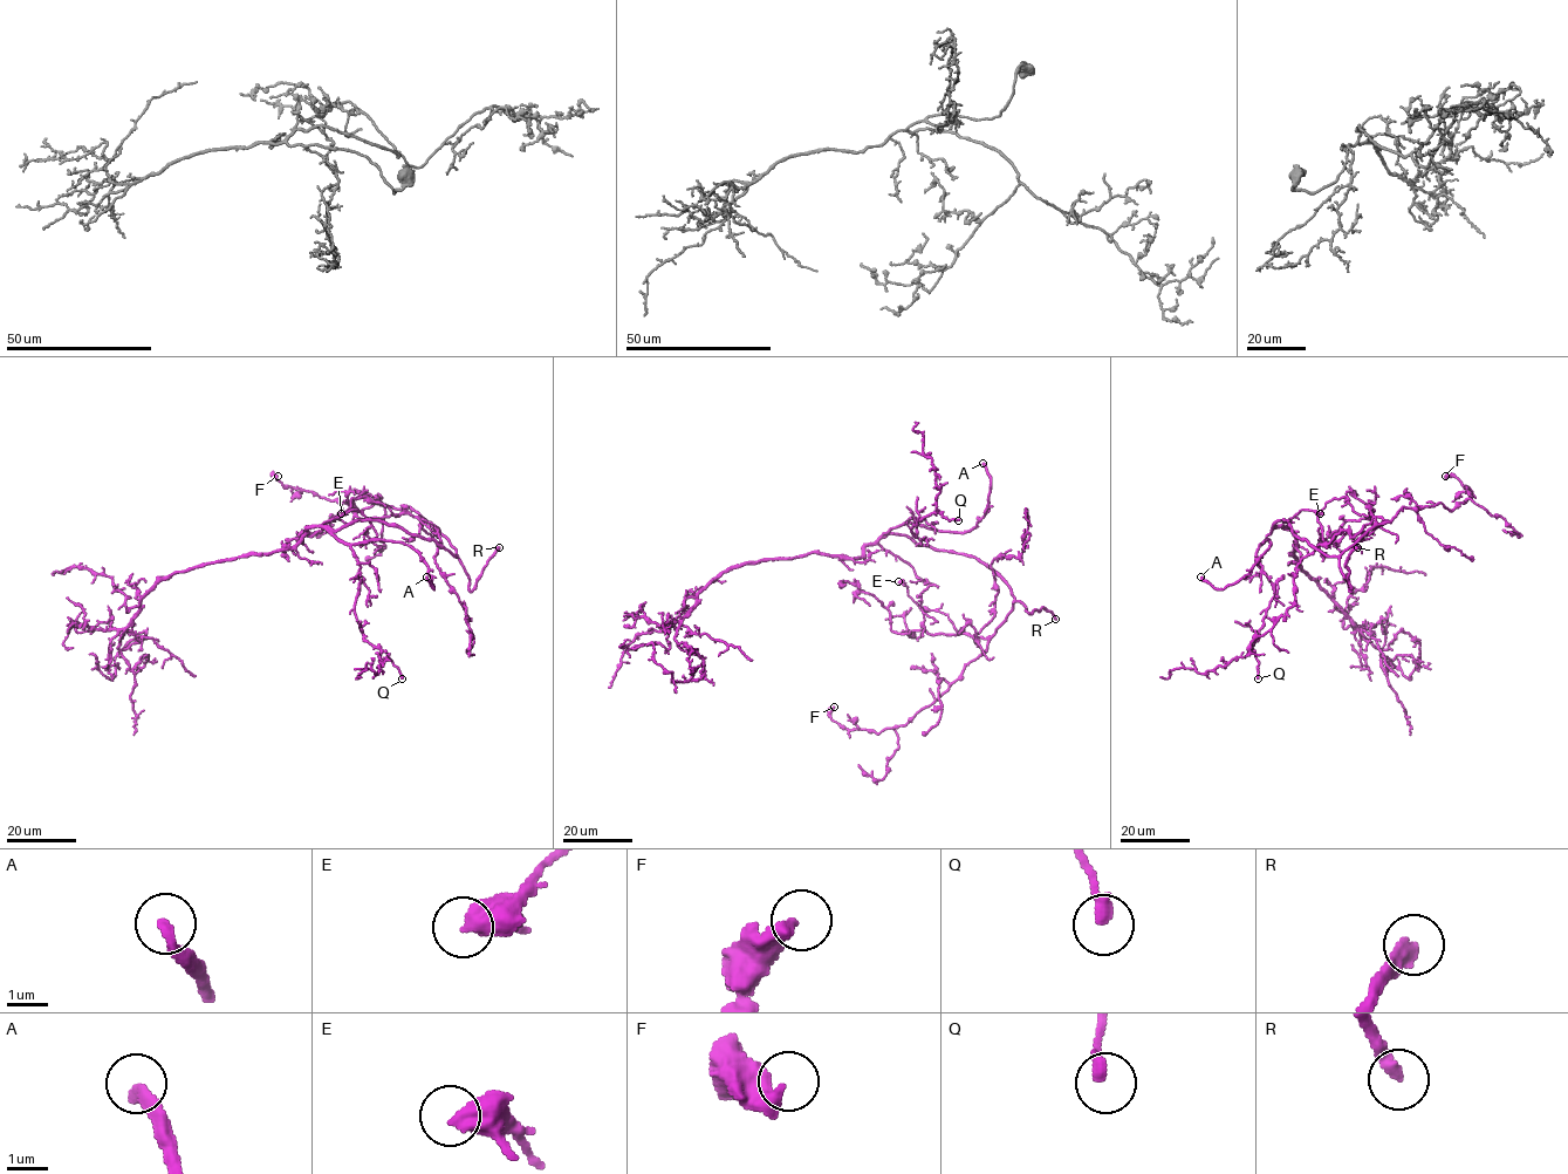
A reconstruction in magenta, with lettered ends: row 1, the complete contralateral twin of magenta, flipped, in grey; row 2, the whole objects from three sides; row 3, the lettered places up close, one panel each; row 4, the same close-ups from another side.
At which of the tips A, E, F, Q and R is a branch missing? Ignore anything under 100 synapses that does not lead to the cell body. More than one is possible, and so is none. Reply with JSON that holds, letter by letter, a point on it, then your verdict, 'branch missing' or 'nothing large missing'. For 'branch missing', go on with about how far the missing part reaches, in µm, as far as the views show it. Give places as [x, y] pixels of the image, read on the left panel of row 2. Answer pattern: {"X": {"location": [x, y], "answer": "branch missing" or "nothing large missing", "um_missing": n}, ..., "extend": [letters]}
{"A": {"location": [426, 577], "answer": "nothing large missing"}, "E": {"location": [341, 513], "answer": "nothing large missing"}, "F": {"location": [278, 476], "answer": "nothing large missing"}, "Q": {"location": [402, 678], "answer": "nothing large missing"}, "R": {"location": [499, 547], "answer": "branch missing", "um_missing": 110}, "extend": ["R"]}

